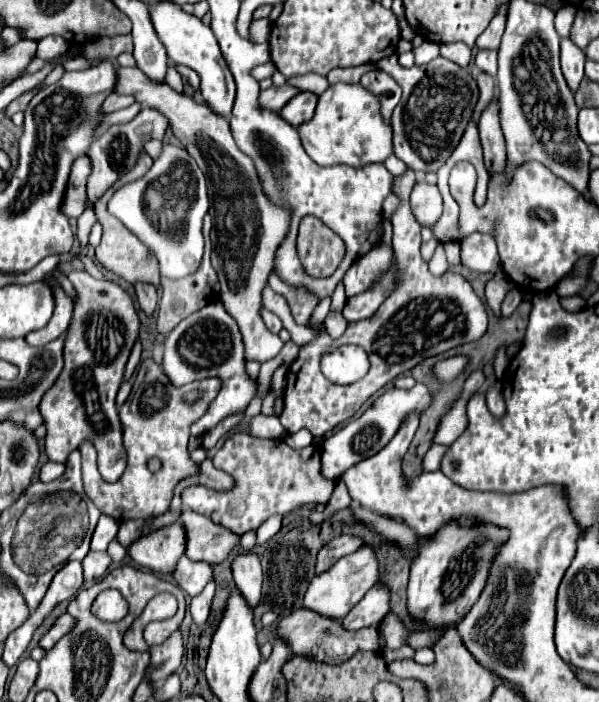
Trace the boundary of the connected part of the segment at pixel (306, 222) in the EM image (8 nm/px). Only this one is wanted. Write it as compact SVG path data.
M304 217L302 219L300 229L298 229L296 249L298 249L298 257L300 257L302 267L306 269L306 273L310 277L330 277L330 273L336 271L336 267L340 265L340 259L344 257L344 251L340 249L340 239L336 237L336 233L332 233L316 217Z

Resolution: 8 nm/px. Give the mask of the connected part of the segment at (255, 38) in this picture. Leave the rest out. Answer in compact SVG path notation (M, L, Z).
M254 19L250 25L250 41L252 43L266 43L270 35L270 21L268 19Z

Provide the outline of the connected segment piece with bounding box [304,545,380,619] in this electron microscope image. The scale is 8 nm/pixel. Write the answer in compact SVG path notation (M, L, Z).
M362 545L358 551L338 559L328 571L316 575L306 591L304 607L318 611L320 615L326 615L330 619L344 619L348 611L358 603L370 587L374 587L380 581L380 563L376 559L376 551L370 545Z

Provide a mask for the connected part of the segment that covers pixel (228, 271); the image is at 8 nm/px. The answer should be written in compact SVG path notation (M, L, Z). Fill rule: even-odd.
M118 67L116 93L134 95L142 107L162 111L178 145L182 145L196 165L204 171L210 197L212 215L212 267L218 273L222 285L222 303L226 311L236 319L242 339L246 361L266 363L280 353L284 341L270 333L258 311L262 307L260 293L266 285L272 269L274 251L284 239L290 225L290 211L274 207L262 193L252 159L246 157L234 143L228 127L228 119L214 115L208 105L198 105L190 97L174 91L168 83L152 83L138 67Z

